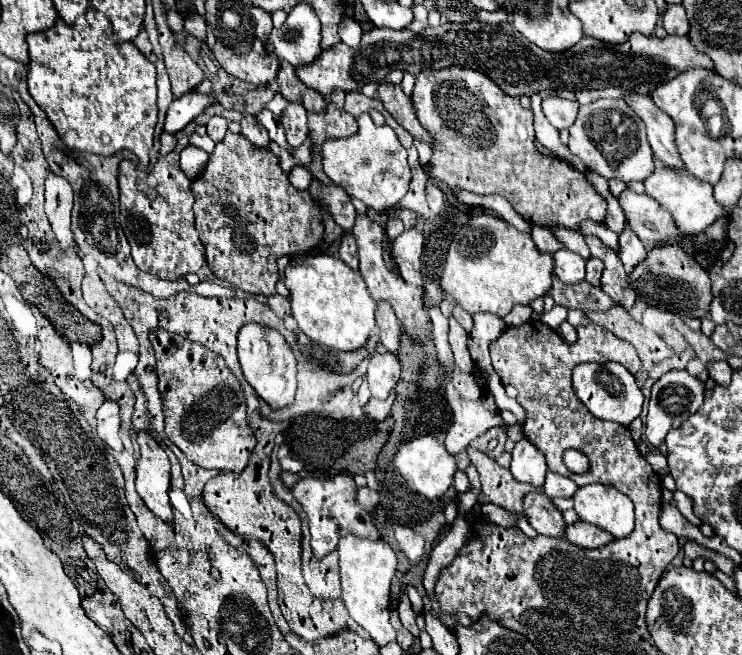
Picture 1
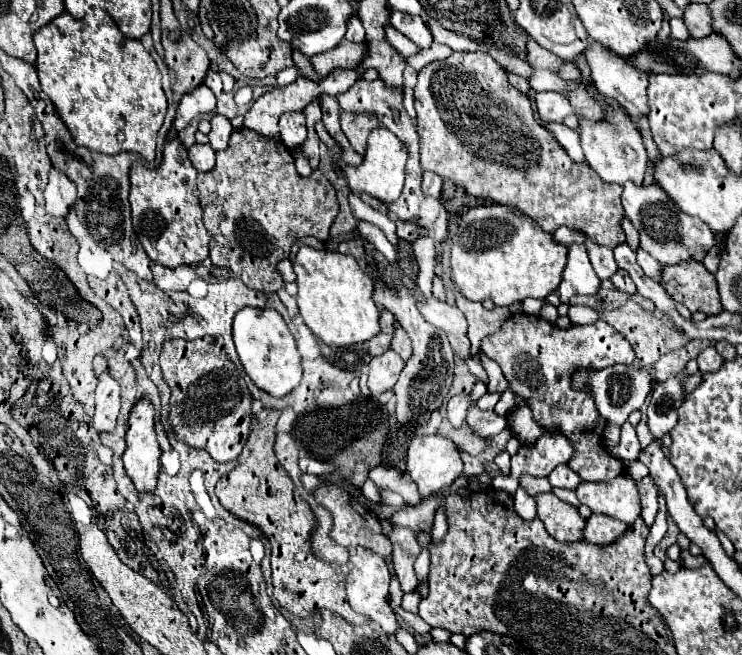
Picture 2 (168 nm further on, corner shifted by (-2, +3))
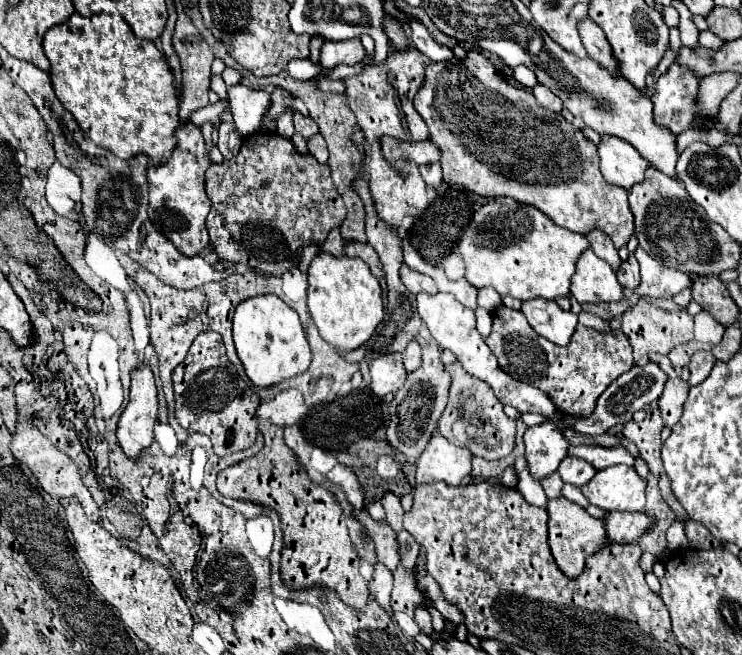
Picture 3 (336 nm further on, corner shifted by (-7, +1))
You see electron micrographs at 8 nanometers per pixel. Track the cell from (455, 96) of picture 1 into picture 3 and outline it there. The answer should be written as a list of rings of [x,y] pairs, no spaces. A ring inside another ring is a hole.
[[[471,50],[465,60],[431,62],[425,72],[425,84],[415,96],[415,108],[429,126],[431,140],[441,148],[441,168],[447,184],[457,184],[481,196],[511,196],[517,202],[539,208],[555,224],[571,232],[589,234],[593,228],[599,228],[611,236],[615,248],[629,242],[635,226],[627,190],[605,182],[599,170],[597,146],[587,142],[583,130],[567,122],[561,114],[543,110],[531,92],[503,80],[481,52]]]

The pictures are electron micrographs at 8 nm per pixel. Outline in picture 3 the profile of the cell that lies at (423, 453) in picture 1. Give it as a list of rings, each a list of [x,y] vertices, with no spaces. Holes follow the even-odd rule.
[[[439,432],[433,434],[427,448],[417,460],[417,482],[447,482],[449,486],[459,486],[471,476],[471,450],[451,444]]]

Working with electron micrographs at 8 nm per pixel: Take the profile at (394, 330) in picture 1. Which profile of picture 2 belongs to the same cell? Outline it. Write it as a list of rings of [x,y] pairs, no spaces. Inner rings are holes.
[[[396,324],[396,328],[394,328],[394,336],[392,336],[392,350],[394,350],[398,356],[402,356],[404,362],[406,362],[406,360],[410,358],[410,354],[412,354],[410,338],[408,338],[406,330],[400,328],[398,324]]]

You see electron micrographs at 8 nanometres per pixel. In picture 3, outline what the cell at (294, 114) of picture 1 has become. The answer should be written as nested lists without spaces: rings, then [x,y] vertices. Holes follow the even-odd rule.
[[[295,112],[293,116],[293,122],[295,122],[295,130],[303,136],[303,138],[311,138],[319,132],[319,126],[313,122],[313,118],[305,118],[303,114]]]

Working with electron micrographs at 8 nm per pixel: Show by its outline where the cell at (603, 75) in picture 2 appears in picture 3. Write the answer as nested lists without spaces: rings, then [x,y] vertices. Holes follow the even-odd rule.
[[[583,18],[579,22],[579,34],[581,34],[581,40],[583,40],[583,46],[585,46],[587,54],[593,60],[597,60],[601,66],[605,66],[607,70],[617,74],[619,68],[617,68],[615,58],[611,56],[611,46],[607,44],[607,38],[605,38],[603,30],[595,22],[591,22],[591,18]]]

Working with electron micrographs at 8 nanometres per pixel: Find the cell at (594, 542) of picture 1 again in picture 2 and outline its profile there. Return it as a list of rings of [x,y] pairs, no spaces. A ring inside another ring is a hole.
[[[592,514],[584,526],[584,540],[600,546],[612,544],[614,540],[618,540],[618,536],[624,534],[624,530],[626,530],[624,522],[614,520],[606,514]]]

